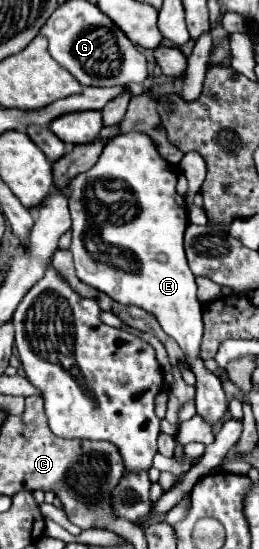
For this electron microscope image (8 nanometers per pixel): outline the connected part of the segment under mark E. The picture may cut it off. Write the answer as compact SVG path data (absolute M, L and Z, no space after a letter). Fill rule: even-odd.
M145 132L121 134L107 140L97 164L75 176L67 186L69 212L73 220L73 242L71 254L75 260L75 270L81 282L105 292L119 304L133 304L157 318L161 328L177 340L181 346L185 360L195 374L195 406L197 414L209 424L215 426L227 414L227 396L223 392L223 384L219 376L205 368L201 354L201 338L203 338L203 304L197 298L195 276L187 264L183 250L183 232L187 228L187 204L185 198L177 194L177 172L173 166L159 154L153 138Z

